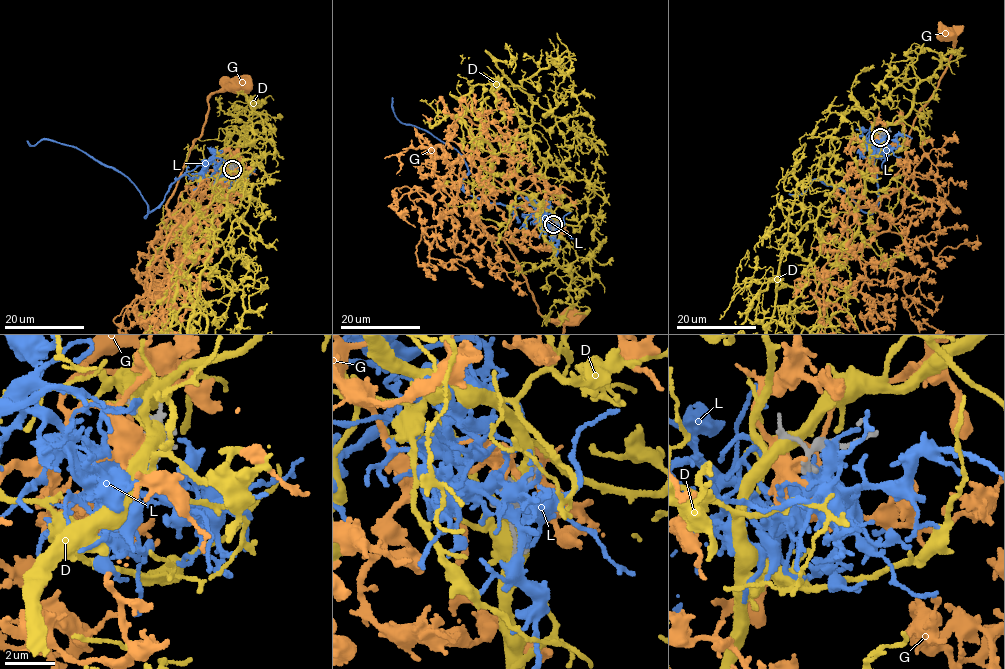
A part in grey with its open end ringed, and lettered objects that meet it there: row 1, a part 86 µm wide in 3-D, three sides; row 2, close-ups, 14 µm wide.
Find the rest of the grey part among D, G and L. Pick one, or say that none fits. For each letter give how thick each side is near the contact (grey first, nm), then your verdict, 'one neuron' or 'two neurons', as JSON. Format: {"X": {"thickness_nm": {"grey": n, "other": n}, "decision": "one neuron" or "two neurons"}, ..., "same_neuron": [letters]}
{"D": {"thickness_nm": {"grey": 200, "other": 400}, "decision": "two neurons"}, "G": {"thickness_nm": {"grey": 280, "other": 200}, "decision": "two neurons"}, "L": {"thickness_nm": {"grey": 220, "other": 320}, "decision": "one neuron"}, "same_neuron": ["L"]}

